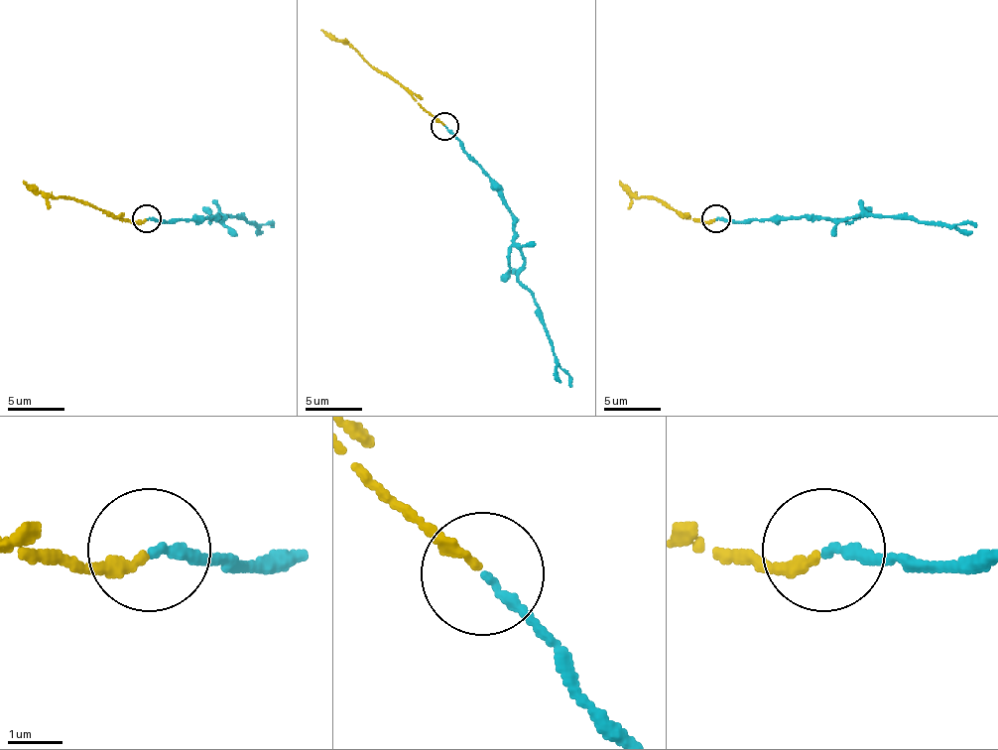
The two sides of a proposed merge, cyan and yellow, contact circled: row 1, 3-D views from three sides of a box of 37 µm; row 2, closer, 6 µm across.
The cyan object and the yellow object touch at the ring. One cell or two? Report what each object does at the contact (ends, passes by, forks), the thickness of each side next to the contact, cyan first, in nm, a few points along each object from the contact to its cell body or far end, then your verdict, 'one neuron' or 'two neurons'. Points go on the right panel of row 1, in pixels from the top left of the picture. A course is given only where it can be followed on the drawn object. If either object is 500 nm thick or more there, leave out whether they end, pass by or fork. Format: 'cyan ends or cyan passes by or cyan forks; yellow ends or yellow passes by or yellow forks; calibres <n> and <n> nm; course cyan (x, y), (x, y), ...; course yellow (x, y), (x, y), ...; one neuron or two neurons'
cyan ends; yellow ends; calibres 160 and 200 nm; course cyan (716, 217), (759, 220), (883, 215), (951, 226), (965, 223), (976, 226); course yellow (713, 217), (686, 217), (663, 200), (634, 195), (620, 181); one neuron

